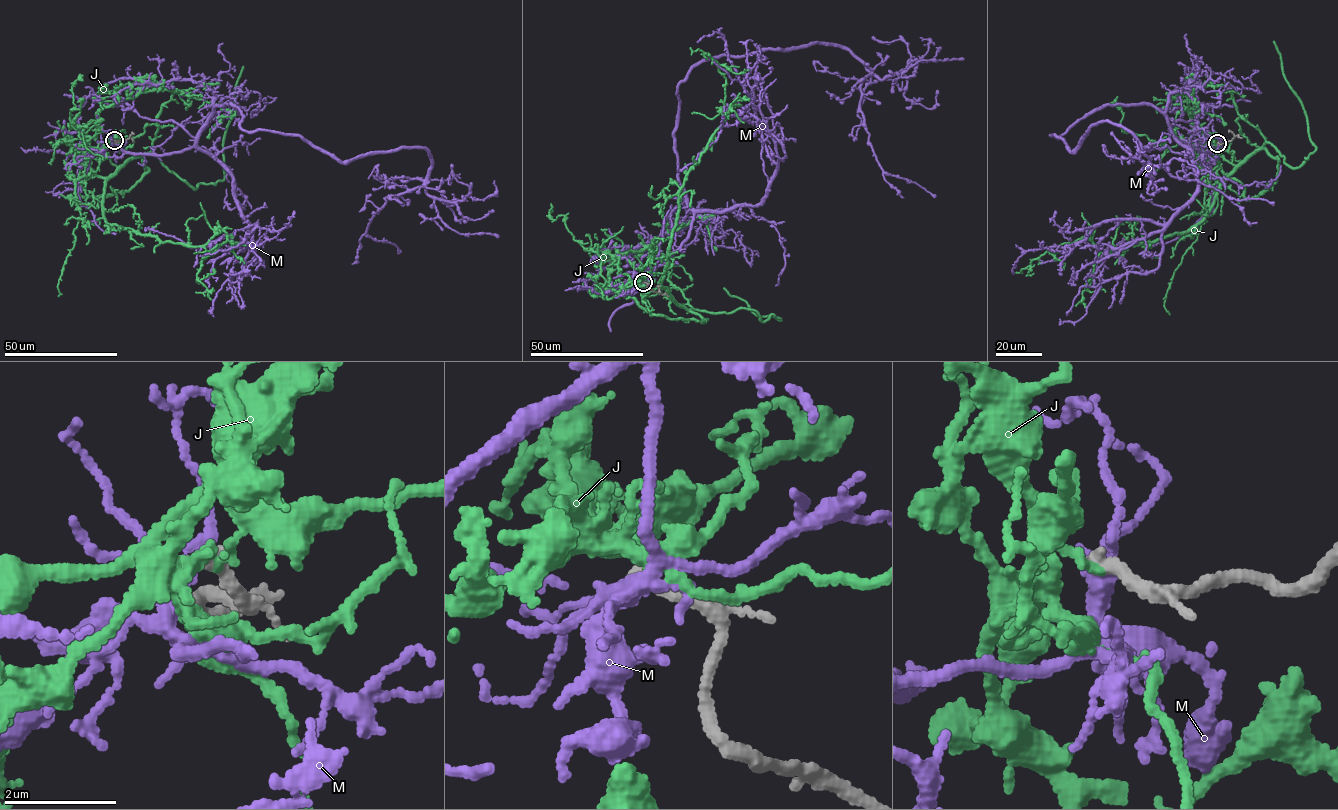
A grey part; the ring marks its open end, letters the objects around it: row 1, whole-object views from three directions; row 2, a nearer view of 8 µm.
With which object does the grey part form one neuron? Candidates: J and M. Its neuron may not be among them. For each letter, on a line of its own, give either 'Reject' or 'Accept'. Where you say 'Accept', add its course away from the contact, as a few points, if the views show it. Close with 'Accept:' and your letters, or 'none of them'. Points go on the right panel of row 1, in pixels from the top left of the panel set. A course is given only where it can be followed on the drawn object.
J: Reject
M: Reject
Accept: none of them

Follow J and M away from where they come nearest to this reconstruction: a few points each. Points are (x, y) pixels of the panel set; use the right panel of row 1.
J: (1217, 142), (1213, 148), (1236, 168), (1210, 211), (1187, 231), (1104, 254), (1082, 237), (1015, 272)
M: (1217, 142), (1187, 146), (1130, 104), (1051, 136), (1077, 151), (1109, 121), (1146, 166), (1274, 203)

